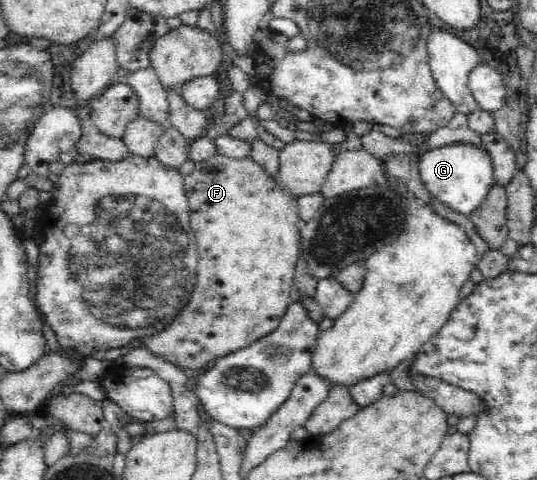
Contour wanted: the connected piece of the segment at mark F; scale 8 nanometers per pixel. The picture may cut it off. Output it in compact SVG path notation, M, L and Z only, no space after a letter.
M215 156L210 159L195 163L195 170L191 174L184 177L183 186L187 195L187 202L190 207L190 227L196 238L196 254L198 257L196 272L194 273L194 290L191 291L189 302L185 307L179 310L175 317L165 329L159 333L150 335L149 338L140 340L140 347L148 349L151 353L159 356L165 361L181 367L188 373L195 373L205 370L209 367L211 361L215 361L247 347L256 340L263 339L268 332L275 331L279 327L281 318L291 304L291 287L294 285L294 269L295 262L300 250L300 227L303 227L302 217L299 217L297 211L298 201L296 197L291 196L287 192L287 188L283 188L281 182L273 182L269 175L263 172L263 168L259 164L253 162L249 156L244 159L230 159L229 156Z

